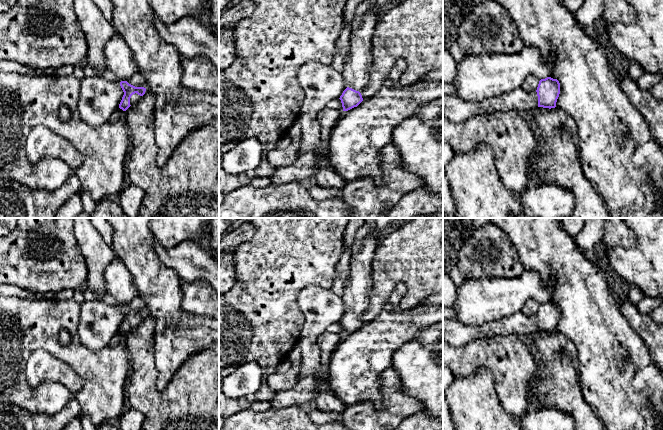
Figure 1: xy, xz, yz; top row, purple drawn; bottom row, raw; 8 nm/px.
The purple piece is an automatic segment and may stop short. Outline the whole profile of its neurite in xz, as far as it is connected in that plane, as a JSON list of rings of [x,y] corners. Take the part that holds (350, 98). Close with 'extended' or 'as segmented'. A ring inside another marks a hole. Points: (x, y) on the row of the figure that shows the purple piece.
[[[347,0],[343,10],[343,20],[349,25],[350,49],[344,62],[342,75],[347,88],[340,96],[343,111],[357,107],[362,101],[361,91],[368,81],[368,70],[371,65],[371,41],[374,28],[379,16],[375,13],[367,13],[361,19],[361,25],[352,30],[352,23],[356,15],[356,8],[364,0]]]; extended

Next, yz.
[[[547,77],[539,81],[537,90],[532,93],[518,87],[509,93],[480,101],[469,101],[456,95],[447,95],[443,96],[443,117],[458,123],[487,112],[511,110],[527,116],[537,107],[555,108],[559,94],[559,81]]]; extended

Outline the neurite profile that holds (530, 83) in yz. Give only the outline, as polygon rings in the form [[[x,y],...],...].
[[[528,75],[524,79],[521,87],[524,91],[528,93],[536,92],[539,81],[540,80],[535,75]]]

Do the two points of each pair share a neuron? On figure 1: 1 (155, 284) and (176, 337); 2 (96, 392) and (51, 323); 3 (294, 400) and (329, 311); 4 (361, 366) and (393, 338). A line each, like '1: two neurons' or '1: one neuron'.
1: one neuron
2: one neuron
3: one neuron
4: one neuron

